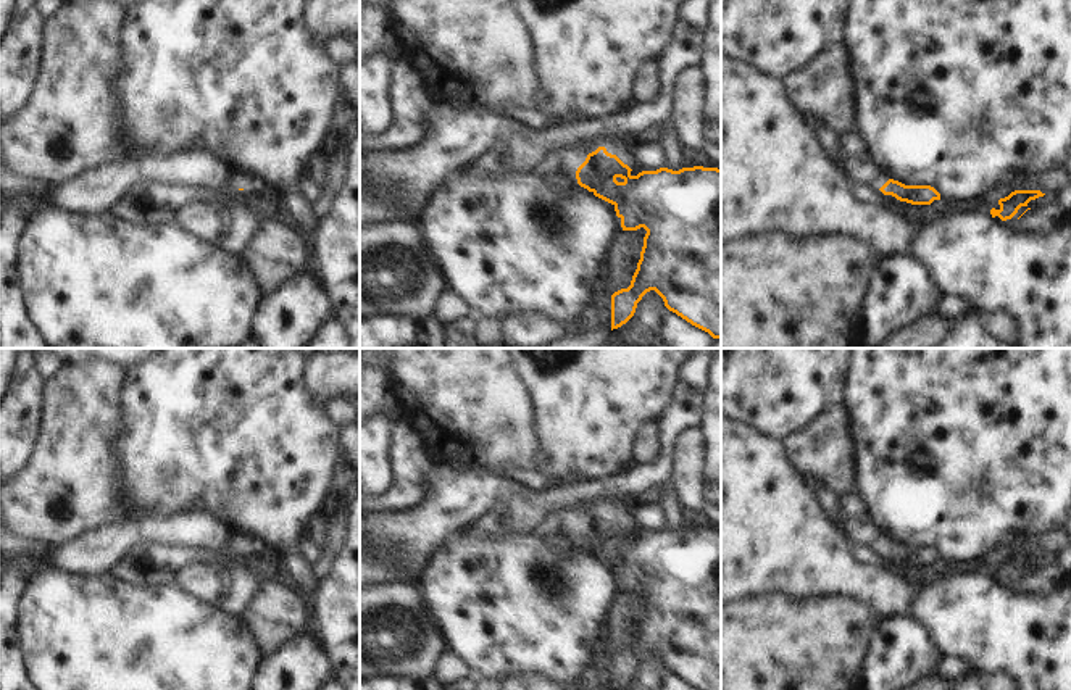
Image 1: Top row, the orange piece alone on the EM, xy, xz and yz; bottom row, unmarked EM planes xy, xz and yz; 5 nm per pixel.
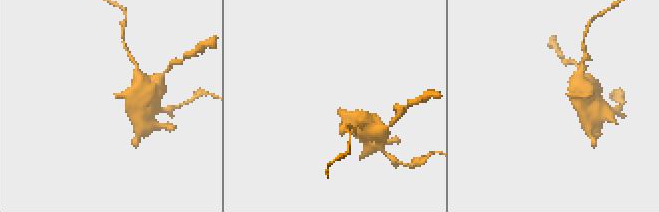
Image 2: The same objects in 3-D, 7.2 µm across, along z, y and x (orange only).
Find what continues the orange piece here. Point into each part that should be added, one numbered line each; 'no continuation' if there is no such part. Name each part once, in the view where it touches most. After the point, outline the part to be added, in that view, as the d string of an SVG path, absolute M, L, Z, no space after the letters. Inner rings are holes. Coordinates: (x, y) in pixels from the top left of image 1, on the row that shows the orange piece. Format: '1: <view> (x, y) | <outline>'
1: xz (565, 155) | M608 131L603 139L594 137L586 153L579 153L574 147L550 147L547 150L548 163L560 163L563 166L579 168L587 155L595 152L598 147L605 147L608 153L618 155L621 150L621 140L621 132Z

